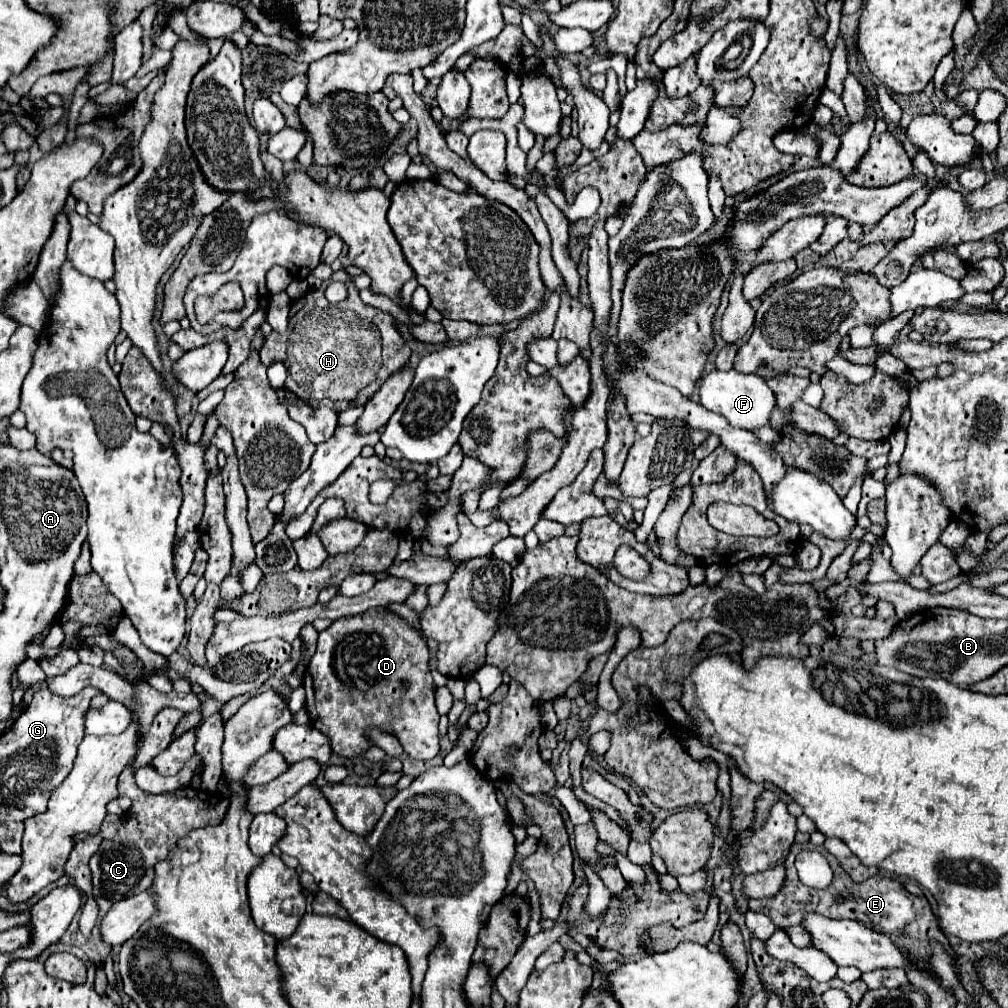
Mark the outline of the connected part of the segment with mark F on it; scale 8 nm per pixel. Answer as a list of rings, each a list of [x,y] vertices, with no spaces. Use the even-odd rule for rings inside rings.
[[[712,370],[700,378],[700,404],[706,410],[724,416],[728,424],[734,428],[756,430],[770,422],[770,414],[776,406],[776,400],[774,400],[774,392],[766,386],[764,378],[758,374],[742,374],[736,370],[728,370],[728,372]]]

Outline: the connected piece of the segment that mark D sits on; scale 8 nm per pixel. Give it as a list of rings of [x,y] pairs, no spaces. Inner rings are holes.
[[[386,608],[340,618],[324,630],[320,634],[320,648],[316,648],[304,672],[302,686],[306,688],[306,710],[312,726],[330,740],[330,748],[340,756],[358,758],[368,750],[370,742],[364,732],[372,726],[396,736],[412,760],[430,760],[440,750],[440,714],[434,704],[436,688],[428,668],[426,640],[406,620]],[[316,680],[356,680],[356,688],[350,688],[346,682],[340,698],[340,688],[330,688],[330,684],[324,688]]]

